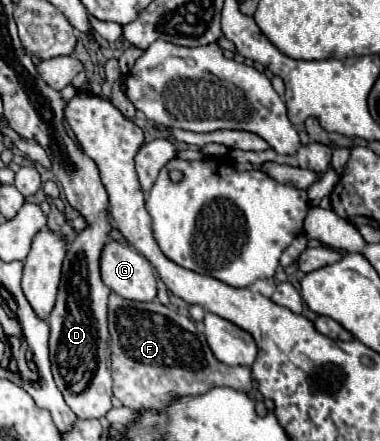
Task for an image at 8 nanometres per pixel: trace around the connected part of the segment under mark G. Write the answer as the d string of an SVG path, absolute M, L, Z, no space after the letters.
M109 240L103 246L101 260L103 282L127 300L151 302L157 296L157 278L145 256L133 246Z

